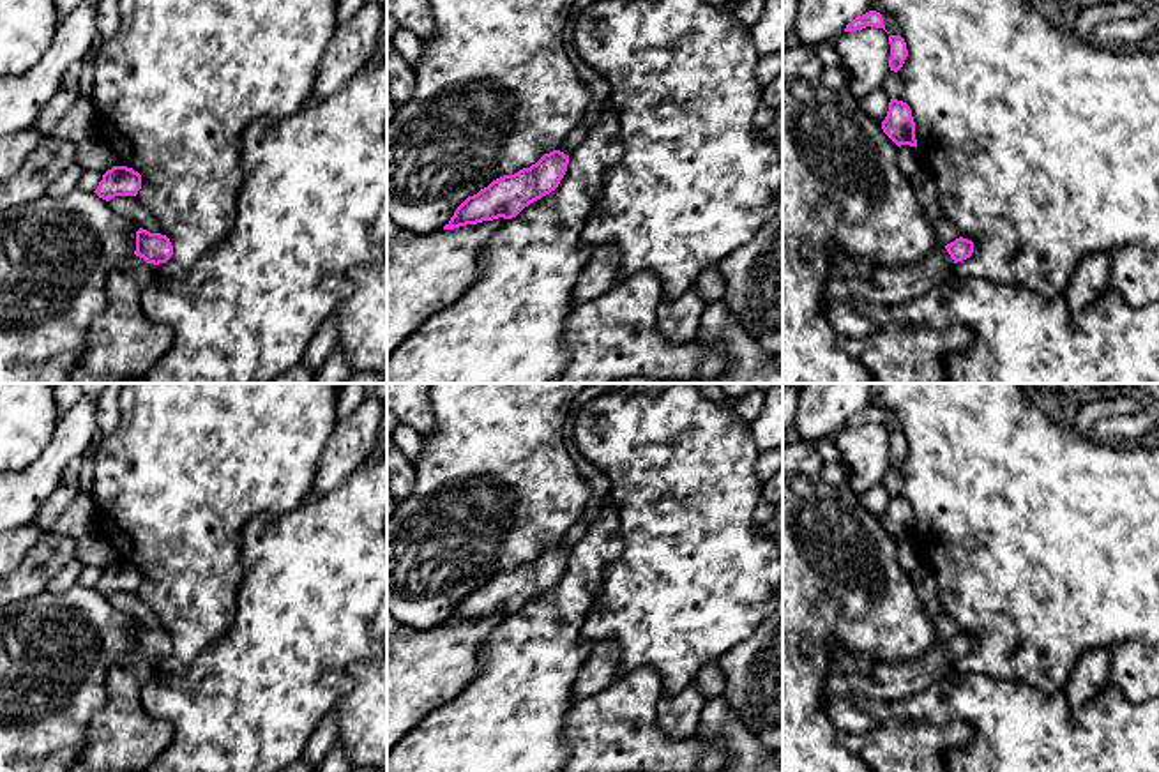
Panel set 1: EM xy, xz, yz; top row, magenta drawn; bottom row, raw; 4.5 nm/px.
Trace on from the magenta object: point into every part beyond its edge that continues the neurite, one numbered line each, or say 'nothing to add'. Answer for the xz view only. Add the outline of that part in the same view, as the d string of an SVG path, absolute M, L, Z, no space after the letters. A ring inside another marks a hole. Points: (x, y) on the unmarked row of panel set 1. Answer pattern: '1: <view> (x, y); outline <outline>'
nothing to add

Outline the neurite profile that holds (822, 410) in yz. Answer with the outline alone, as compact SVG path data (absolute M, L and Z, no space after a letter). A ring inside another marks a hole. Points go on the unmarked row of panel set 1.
M806 383L793 426L804 442L834 438L846 420L871 406L871 383Z

